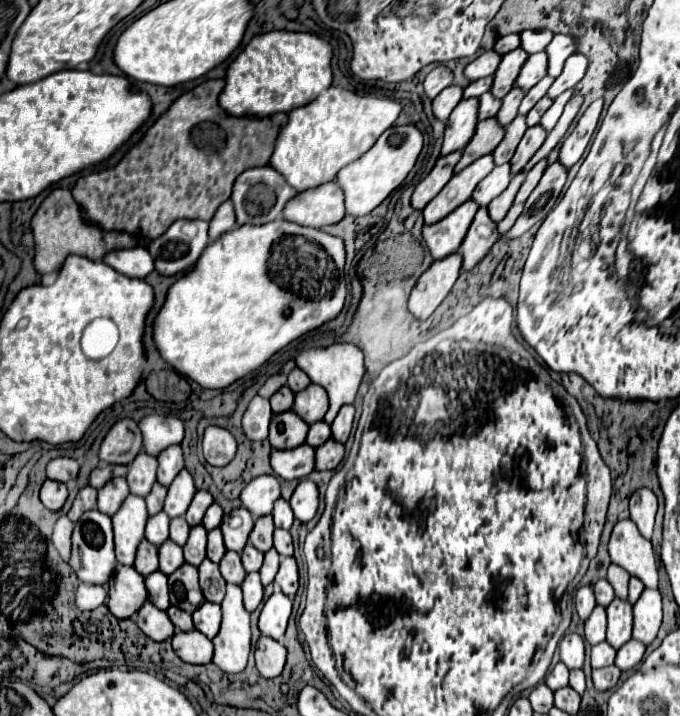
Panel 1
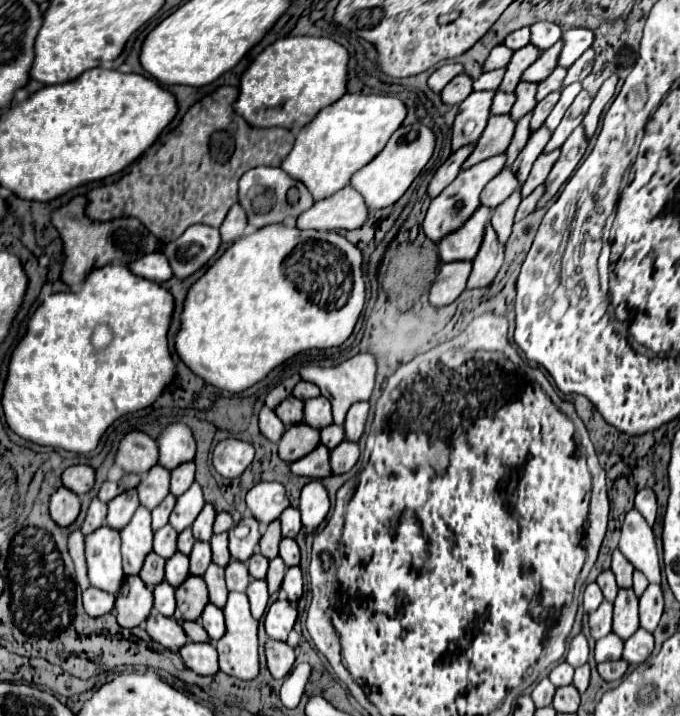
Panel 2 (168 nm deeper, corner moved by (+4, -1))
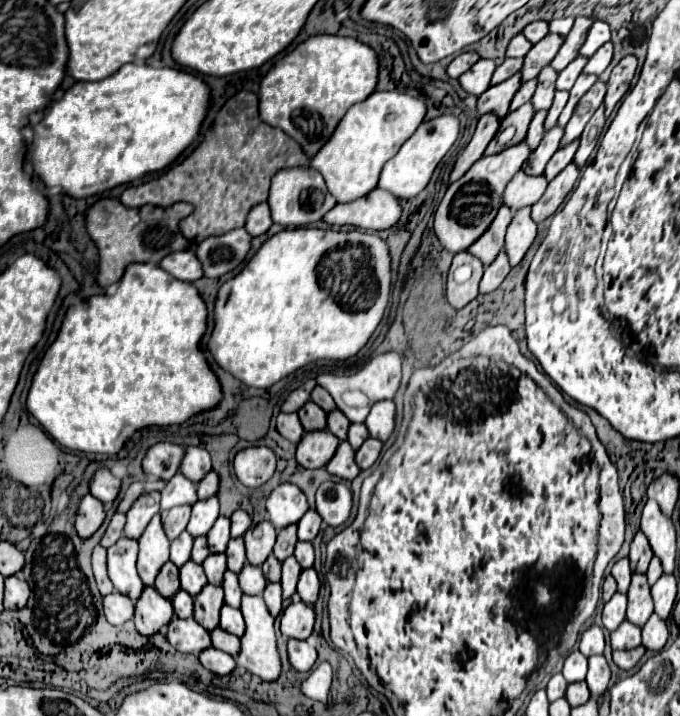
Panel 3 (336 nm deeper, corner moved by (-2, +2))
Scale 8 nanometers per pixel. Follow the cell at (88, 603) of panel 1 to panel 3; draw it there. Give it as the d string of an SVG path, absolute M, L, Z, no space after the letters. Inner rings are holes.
M114 592L110 596L104 596L104 612L110 624L122 626L124 622L134 618L134 602L124 594Z

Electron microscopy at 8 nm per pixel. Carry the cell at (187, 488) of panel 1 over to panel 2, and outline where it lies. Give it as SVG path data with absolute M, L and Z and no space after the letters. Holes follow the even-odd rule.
M192 483L188 493L182 493L176 499L176 505L170 513L170 525L180 531L192 525L192 521L196 519L196 513L200 513L200 505L204 505L204 497L202 497L202 489L198 483Z

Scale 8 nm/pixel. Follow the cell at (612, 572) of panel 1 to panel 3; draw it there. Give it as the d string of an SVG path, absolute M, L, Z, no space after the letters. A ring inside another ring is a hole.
M638 530L634 540L632 540L632 546L630 546L630 566L632 566L632 570L644 574L648 570L648 564L650 564L652 558L654 558L654 552L650 548L650 542L648 542L646 534Z

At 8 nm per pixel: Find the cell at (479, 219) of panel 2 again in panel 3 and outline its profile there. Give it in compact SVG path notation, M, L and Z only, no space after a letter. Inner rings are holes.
M502 206L498 218L494 220L494 226L490 226L490 230L486 230L486 234L478 238L478 242L474 242L474 246L470 246L468 252L478 256L484 266L490 266L504 248L504 236L510 222L512 222L512 210L508 206Z

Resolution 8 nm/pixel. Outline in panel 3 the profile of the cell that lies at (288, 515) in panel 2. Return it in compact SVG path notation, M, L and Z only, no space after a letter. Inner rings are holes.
M308 510L302 516L302 522L298 522L298 538L304 542L312 542L320 532L320 524L322 524L320 514L316 510Z

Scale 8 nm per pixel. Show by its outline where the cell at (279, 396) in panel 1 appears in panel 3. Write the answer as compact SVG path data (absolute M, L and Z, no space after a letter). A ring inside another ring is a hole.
M308 402L306 406L302 406L298 410L298 416L300 416L300 422L302 422L302 426L304 426L306 432L326 430L326 412L318 404Z

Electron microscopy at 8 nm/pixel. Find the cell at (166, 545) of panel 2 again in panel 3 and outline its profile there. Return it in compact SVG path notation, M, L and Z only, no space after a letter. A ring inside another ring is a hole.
M184 532L180 538L176 538L176 540L172 542L172 548L170 548L170 560L172 560L178 568L184 566L184 564L190 560L192 542L194 542L194 538L192 538L188 532Z

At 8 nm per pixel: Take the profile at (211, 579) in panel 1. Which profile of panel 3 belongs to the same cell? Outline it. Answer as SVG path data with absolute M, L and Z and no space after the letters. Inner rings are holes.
M226 572L224 574L224 594L226 594L226 604L232 608L240 608L240 598L242 598L242 590L238 586L238 576L234 572Z

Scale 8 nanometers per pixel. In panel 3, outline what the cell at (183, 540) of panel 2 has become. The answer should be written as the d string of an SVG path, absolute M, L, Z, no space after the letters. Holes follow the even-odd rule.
M196 538L196 540L194 540L194 548L192 548L192 560L194 560L196 564L202 564L208 554L210 554L210 550L208 550L206 538Z

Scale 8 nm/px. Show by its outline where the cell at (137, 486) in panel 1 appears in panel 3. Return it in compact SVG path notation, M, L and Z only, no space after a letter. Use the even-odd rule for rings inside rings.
M184 474L174 476L168 480L166 490L162 490L162 510L174 508L174 506L194 506L198 502L196 484L190 482Z

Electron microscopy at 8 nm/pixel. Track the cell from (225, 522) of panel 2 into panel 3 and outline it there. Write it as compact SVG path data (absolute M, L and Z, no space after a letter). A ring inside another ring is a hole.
M236 510L230 520L232 520L232 538L244 536L246 530L252 526L252 514L248 514L246 510Z

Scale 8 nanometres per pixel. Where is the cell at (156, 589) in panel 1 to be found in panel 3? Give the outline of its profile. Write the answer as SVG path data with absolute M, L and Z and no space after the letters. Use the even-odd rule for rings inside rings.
M180 590L176 596L174 596L174 602L172 602L174 610L176 610L176 616L180 618L192 618L194 614L194 600L190 594L186 594L184 590Z

